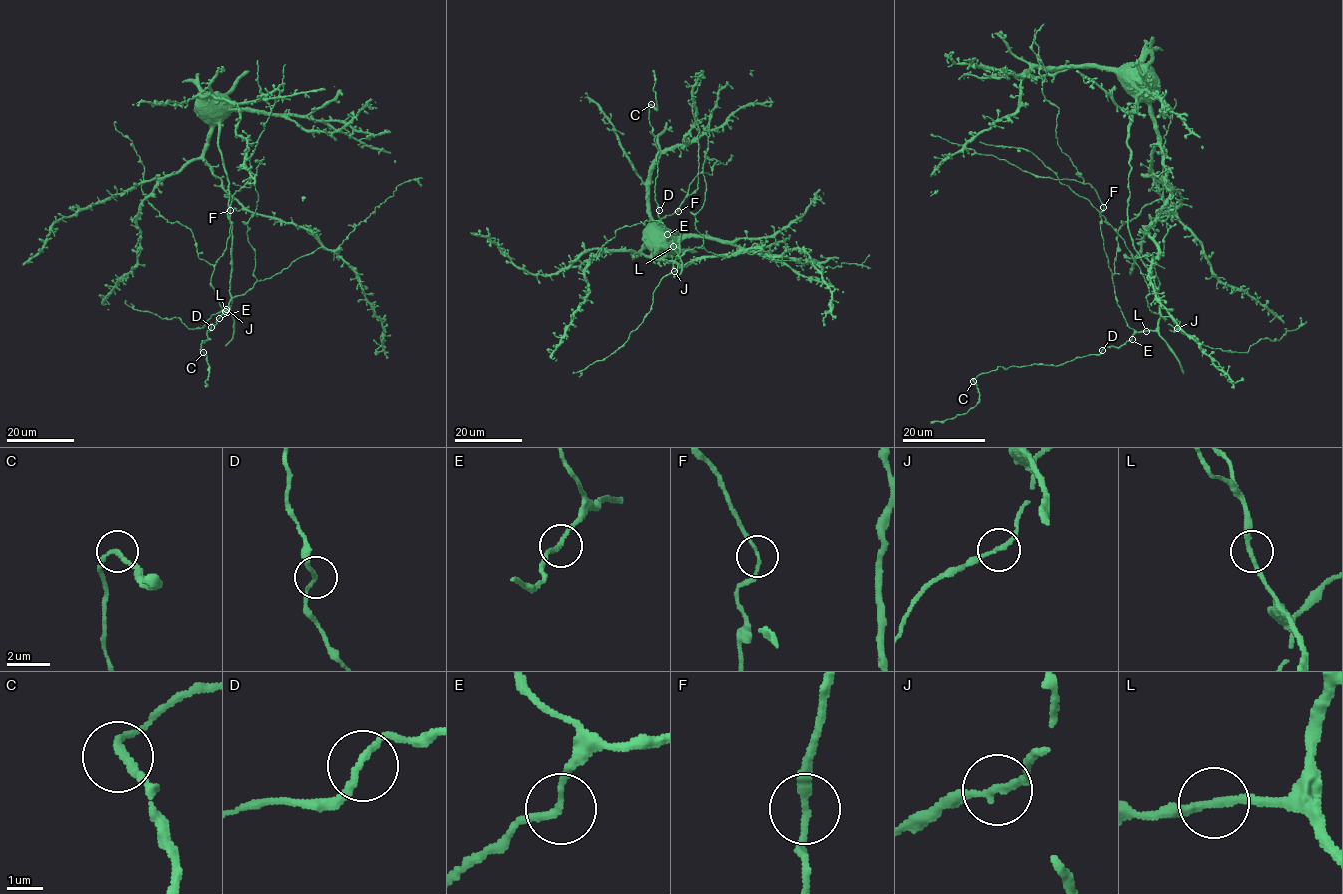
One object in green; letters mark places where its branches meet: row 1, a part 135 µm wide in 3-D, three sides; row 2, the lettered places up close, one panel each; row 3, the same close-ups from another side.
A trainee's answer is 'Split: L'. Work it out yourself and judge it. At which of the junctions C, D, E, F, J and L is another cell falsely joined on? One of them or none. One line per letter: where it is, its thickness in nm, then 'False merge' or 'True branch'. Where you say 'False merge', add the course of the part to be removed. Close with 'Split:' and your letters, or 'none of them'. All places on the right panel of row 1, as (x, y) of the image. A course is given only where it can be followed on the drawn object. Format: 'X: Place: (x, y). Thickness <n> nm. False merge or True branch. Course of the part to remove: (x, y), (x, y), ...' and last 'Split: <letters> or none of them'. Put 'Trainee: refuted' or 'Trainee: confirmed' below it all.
C: Place: (973, 381). Thickness 200 nm. True branch
D: Place: (1102, 350). Thickness 180 nm. True branch
E: Place: (1132, 339). Thickness 180 nm. True branch
F: Place: (1103, 207). Thickness 180 nm. True branch
J: Place: (1177, 328). Thickness 190 nm. True branch
L: Place: (1146, 331). Thickness 240 nm. True branch
Split: none of them
Trainee: refuted

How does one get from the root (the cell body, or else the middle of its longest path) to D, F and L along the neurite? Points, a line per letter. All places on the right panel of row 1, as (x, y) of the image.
D: (1141, 71), (1130, 78), (1127, 227), (1153, 279), (1160, 318), (1154, 330), (1102, 350)
F: (1141, 71), (1159, 141), (1152, 180), (1163, 196), (1121, 222), (1113, 274), (1100, 229), (1103, 207)
L: (1141, 71), (1130, 78), (1135, 109), (1127, 138), (1127, 227), (1160, 299), (1157, 327), (1146, 330)

